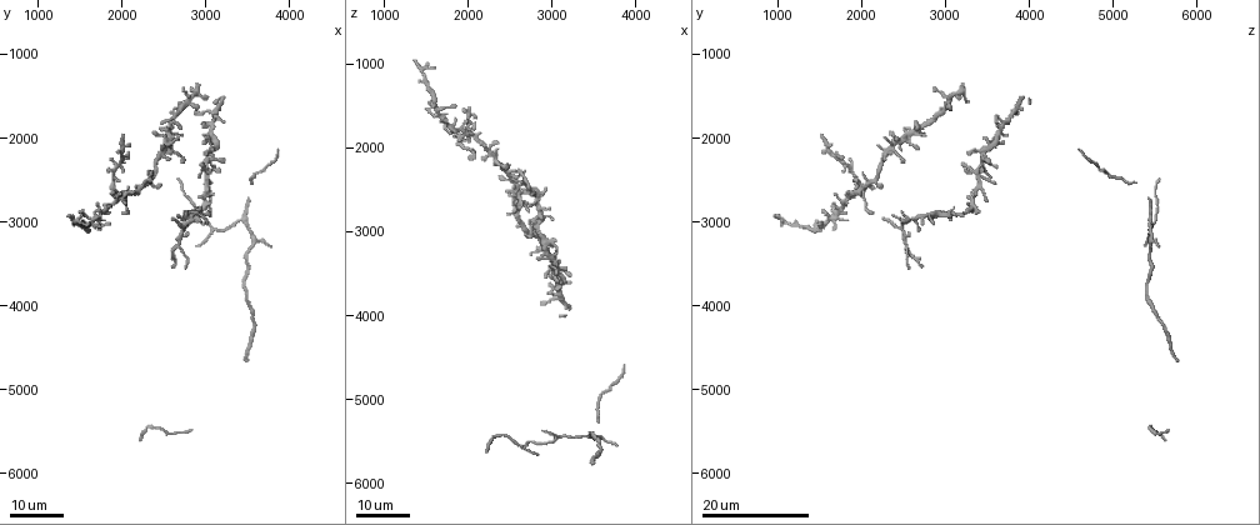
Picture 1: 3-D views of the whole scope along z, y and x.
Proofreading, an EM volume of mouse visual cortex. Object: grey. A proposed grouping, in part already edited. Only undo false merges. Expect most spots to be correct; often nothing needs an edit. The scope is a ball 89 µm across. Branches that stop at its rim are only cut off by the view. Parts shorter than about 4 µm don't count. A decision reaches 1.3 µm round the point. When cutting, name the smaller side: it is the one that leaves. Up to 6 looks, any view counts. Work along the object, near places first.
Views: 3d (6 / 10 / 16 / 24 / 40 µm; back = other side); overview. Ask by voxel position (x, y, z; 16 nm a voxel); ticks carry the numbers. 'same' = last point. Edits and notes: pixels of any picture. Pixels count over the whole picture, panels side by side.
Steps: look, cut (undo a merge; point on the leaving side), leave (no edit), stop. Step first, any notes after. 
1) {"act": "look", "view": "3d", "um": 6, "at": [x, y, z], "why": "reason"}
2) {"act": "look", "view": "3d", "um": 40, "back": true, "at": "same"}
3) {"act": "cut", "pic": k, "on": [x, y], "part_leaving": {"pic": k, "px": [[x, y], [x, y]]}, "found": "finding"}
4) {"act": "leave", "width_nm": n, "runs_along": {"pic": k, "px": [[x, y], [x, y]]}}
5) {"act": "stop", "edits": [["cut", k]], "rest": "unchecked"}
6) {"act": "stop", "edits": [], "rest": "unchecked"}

{"act": "look", "view": "3d", "um": 24, "at": [1900, 2600, 1950], "why": "three-way junction"}

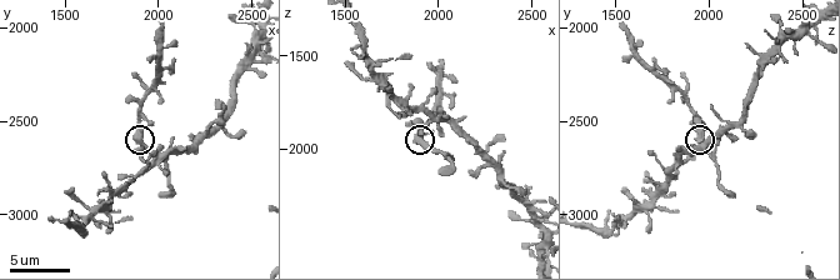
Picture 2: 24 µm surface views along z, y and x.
{"act": "look", "view": "3d", "um": 10, "at": [1900, 2600, 1960]}

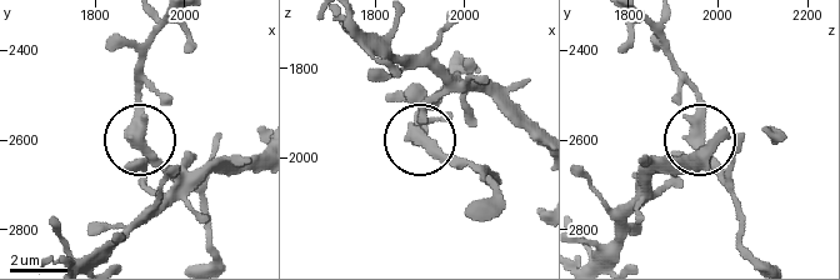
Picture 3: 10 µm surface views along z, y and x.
{"act": "leave", "found": "all the same neuron"}

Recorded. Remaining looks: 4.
{"act": "look", "view": "3d", "um": 6, "at": [2320, 2520, 2140], "why": "four-way junction"}

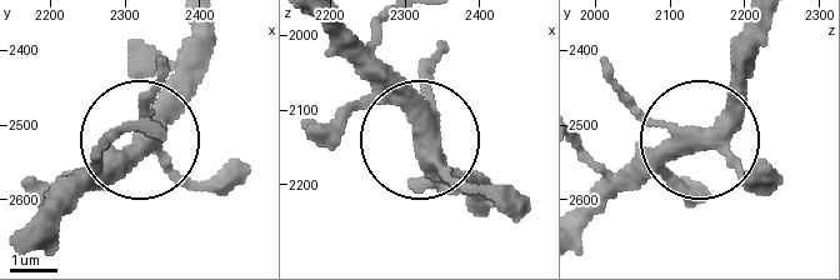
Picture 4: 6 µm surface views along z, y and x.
{"act": "leave", "arms": 4, "found": "continuous, no second neuron"}

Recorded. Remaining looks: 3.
{"act": "look", "view": "3d", "um": 24, "at": [2700, 3100, 2500]}

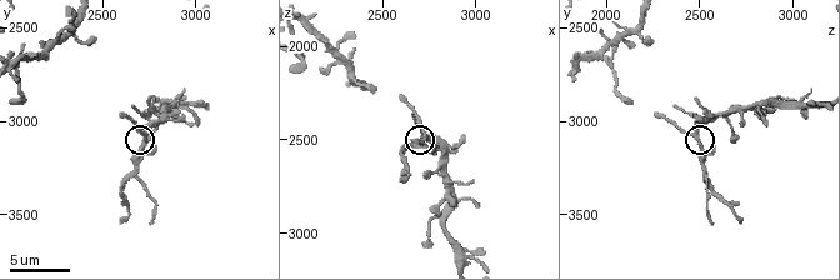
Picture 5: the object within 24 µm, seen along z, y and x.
{"act": "look", "view": "3d", "um": 10, "at": [2720, 3060, 2480], "why": "zoom in"}

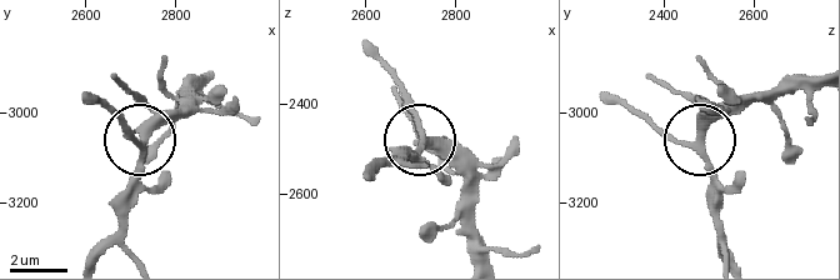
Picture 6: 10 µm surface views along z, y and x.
{"act": "leave", "side_arm_um": 10, "arms": 3, "found": "all the same neuron"}

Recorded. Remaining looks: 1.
{"act": "stop", "edits": [], "rest": "unchecked"}

